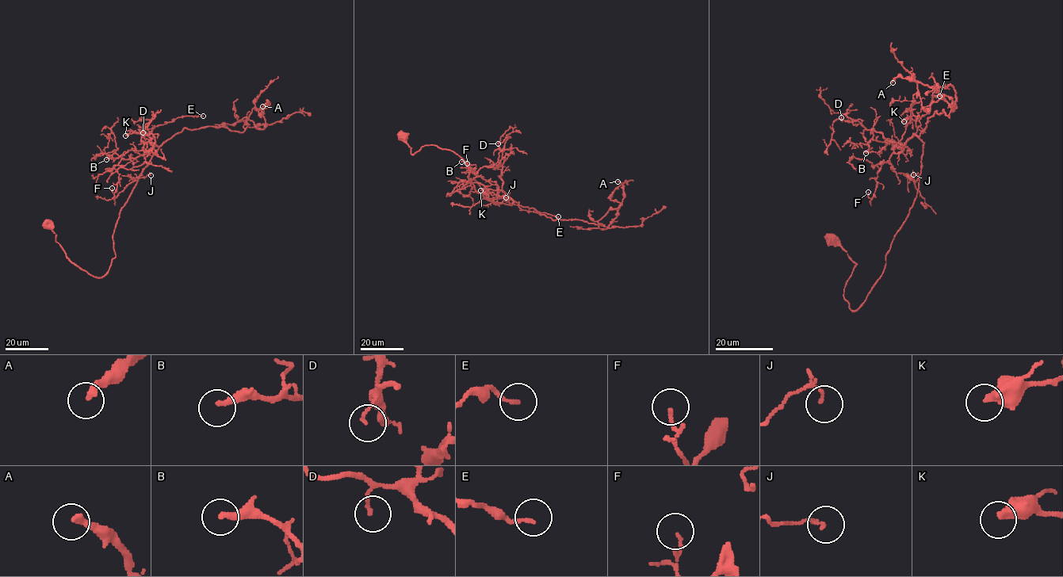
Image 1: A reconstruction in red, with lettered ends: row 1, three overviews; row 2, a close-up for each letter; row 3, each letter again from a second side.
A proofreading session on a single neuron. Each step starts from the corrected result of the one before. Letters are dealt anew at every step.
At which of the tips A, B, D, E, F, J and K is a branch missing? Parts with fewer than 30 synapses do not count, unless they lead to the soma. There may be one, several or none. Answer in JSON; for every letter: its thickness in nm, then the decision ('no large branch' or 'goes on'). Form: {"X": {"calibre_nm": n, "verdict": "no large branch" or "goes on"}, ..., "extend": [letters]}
{"A": {"calibre_nm": 300, "verdict": "goes on"}, "B": {"calibre_nm": 280, "verdict": "no large branch"}, "D": {"calibre_nm": 110, "verdict": "no large branch"}, "E": {"calibre_nm": 130, "verdict": "no large branch"}, "F": {"calibre_nm": 70, "verdict": "no large branch"}, "J": {"calibre_nm": 70, "verdict": "no large branch"}, "K": {"calibre_nm": 460, "verdict": "no large branch"}, "extend": ["A"]}

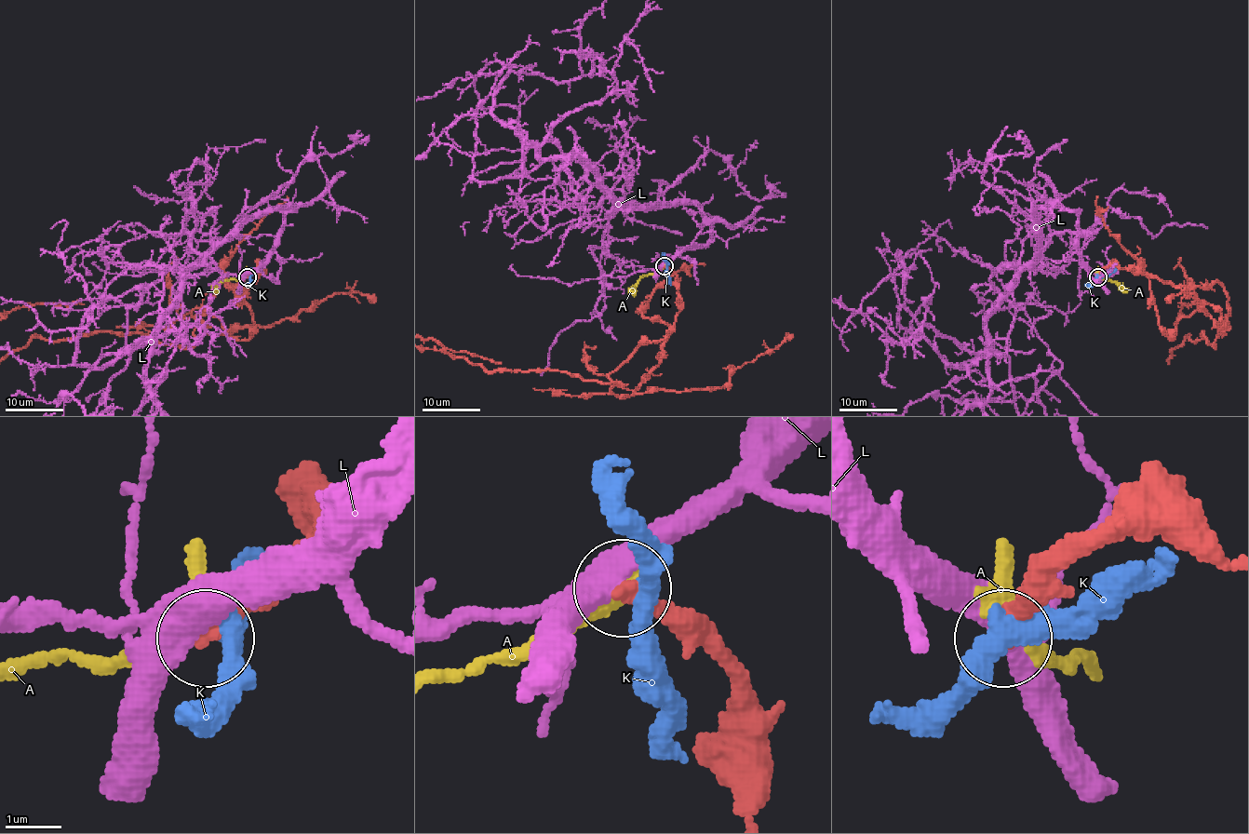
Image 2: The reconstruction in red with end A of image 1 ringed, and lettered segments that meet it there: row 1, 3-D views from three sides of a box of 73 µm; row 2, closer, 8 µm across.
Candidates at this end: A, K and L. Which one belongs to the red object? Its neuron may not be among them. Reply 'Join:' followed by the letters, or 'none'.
Join: none

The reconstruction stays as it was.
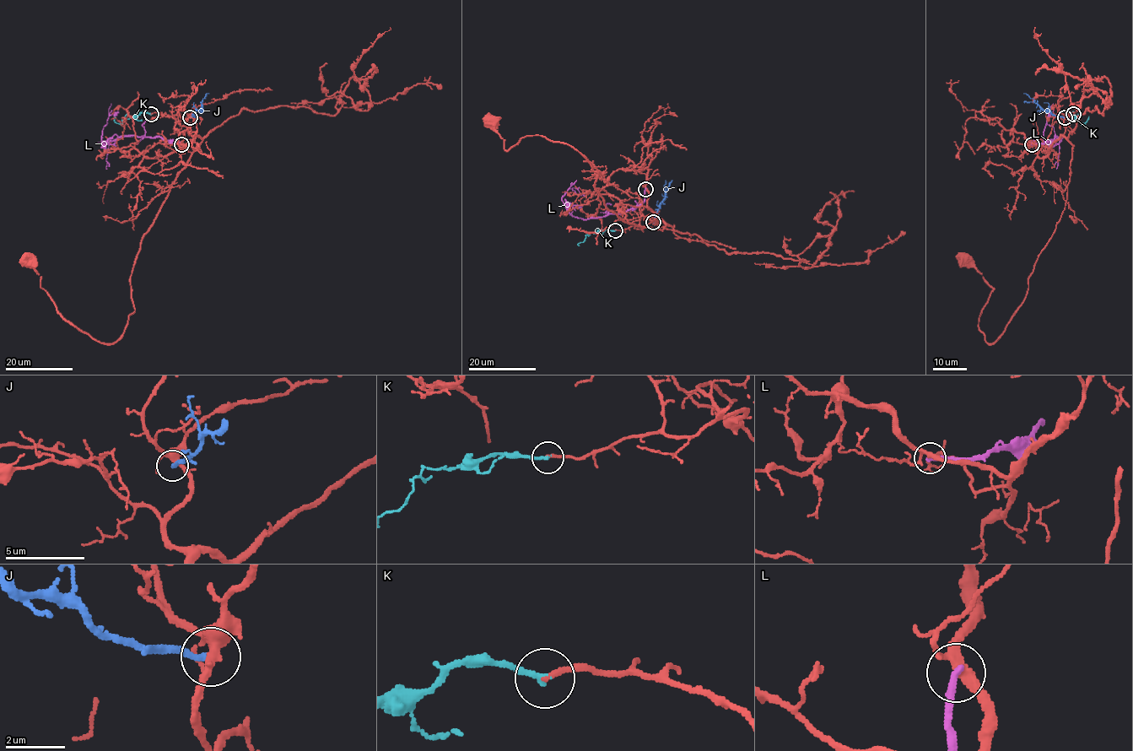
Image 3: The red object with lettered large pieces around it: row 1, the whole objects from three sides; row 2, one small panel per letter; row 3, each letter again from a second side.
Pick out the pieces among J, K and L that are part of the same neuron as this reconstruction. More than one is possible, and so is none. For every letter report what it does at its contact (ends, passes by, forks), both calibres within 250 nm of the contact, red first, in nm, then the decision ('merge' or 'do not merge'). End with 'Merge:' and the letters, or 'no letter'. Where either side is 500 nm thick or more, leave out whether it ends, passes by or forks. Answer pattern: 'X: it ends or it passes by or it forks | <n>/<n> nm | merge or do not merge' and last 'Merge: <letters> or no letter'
J: it ends | 380/240 nm | do not merge
K: it ends | 170/240 nm | merge
L: it ends | 260/280 nm | do not merge
Merge: K

